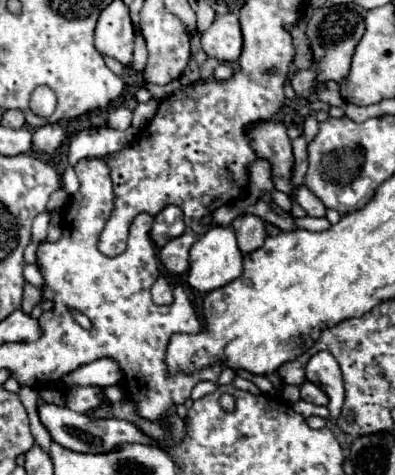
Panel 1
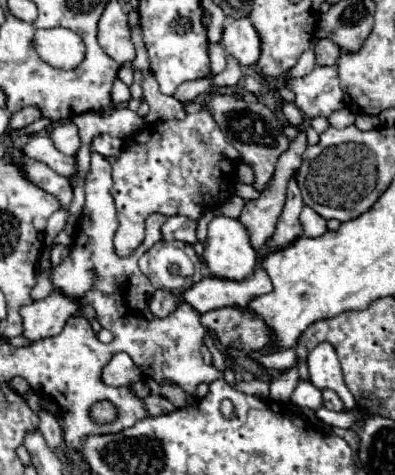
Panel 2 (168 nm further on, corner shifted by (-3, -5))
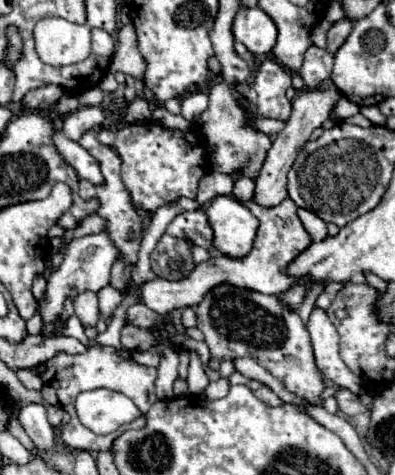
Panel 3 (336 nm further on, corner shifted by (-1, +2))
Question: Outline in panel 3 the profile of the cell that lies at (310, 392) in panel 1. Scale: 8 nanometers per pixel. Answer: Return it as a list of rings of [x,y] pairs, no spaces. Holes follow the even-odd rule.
[[[339,390],[337,392],[337,402],[339,402],[339,410],[347,416],[357,416],[357,414],[365,414],[369,412],[369,408],[365,404],[361,404],[359,396],[349,392],[349,390]]]

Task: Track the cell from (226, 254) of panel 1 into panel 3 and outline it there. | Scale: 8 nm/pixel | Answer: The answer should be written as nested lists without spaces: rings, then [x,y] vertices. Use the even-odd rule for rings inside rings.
[[[233,196],[215,198],[207,208],[207,216],[209,216],[209,224],[215,232],[213,242],[215,242],[219,252],[223,252],[227,256],[245,256],[245,252],[249,252],[249,248],[253,248],[255,234],[257,234],[257,228],[259,228],[259,220],[237,198],[233,198]]]

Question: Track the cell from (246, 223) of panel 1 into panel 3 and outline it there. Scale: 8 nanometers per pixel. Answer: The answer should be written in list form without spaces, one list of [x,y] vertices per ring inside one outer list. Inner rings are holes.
[[[323,80],[321,86],[317,86],[313,90],[305,88],[305,90],[301,90],[297,94],[297,98],[293,100],[291,118],[287,120],[285,128],[273,138],[271,150],[267,152],[263,168],[261,168],[261,172],[259,172],[257,180],[255,180],[257,188],[255,188],[253,202],[261,204],[261,206],[277,206],[277,204],[281,204],[287,198],[287,172],[289,172],[293,160],[297,158],[299,148],[309,140],[311,132],[315,128],[321,128],[321,124],[331,116],[331,110],[335,108],[335,104],[337,104],[339,98],[341,98],[341,92],[333,84],[333,80]]]

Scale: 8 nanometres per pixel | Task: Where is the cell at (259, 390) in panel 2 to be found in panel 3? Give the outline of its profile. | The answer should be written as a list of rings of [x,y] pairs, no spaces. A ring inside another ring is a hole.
[[[219,378],[217,382],[211,382],[211,384],[203,390],[203,396],[205,396],[207,400],[217,400],[217,398],[227,396],[227,392],[229,392],[227,378]]]

